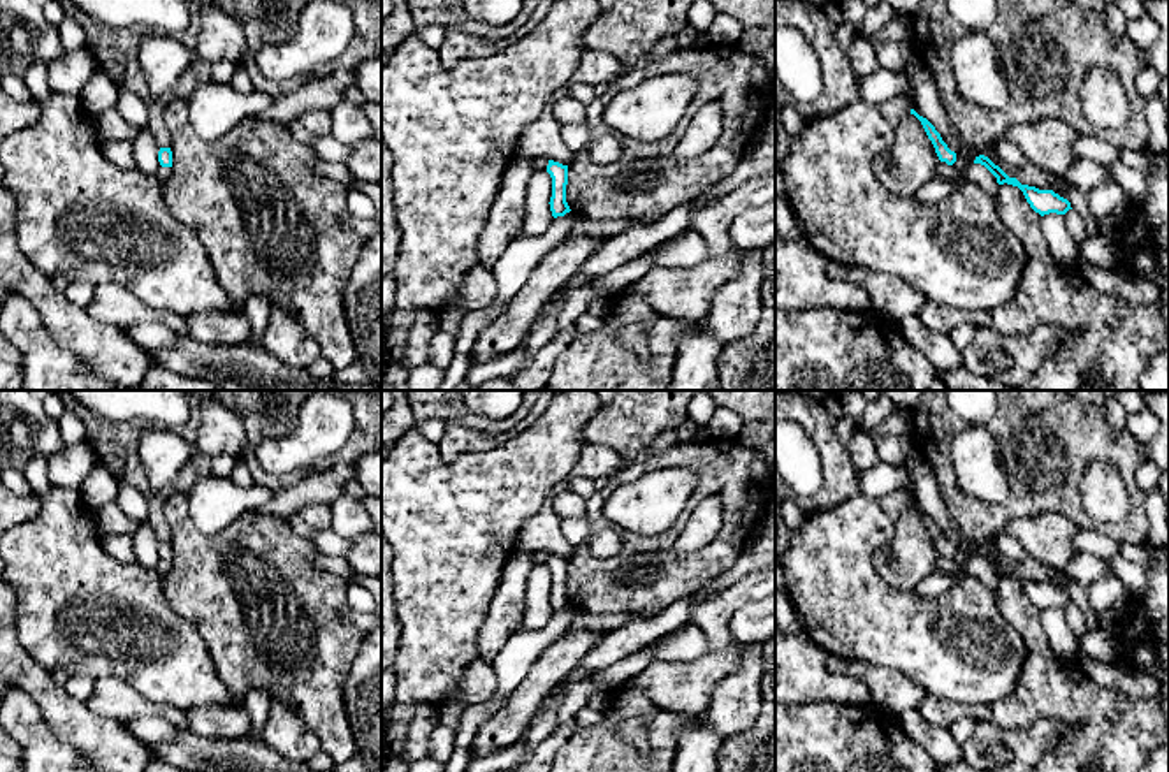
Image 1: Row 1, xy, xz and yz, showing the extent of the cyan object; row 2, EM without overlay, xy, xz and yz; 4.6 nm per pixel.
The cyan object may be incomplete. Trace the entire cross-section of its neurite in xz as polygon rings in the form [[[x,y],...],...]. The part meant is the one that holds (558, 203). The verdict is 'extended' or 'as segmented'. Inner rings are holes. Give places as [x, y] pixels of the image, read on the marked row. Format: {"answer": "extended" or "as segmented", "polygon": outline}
{"answer": "as segmented", "polygon": [[[548,160],[547,172],[552,178],[552,197],[550,197],[550,211],[552,216],[564,216],[570,213],[570,206],[566,202],[566,185],[568,185],[568,165]]]}

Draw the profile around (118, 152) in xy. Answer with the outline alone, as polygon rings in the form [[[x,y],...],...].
[[[100,139],[100,149],[104,157],[120,169],[132,171],[135,169],[134,162],[134,144],[132,141],[105,141]]]

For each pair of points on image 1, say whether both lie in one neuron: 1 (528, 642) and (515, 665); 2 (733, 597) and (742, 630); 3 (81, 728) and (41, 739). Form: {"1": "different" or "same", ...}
{"1": "same", "2": "different", "3": "different"}

